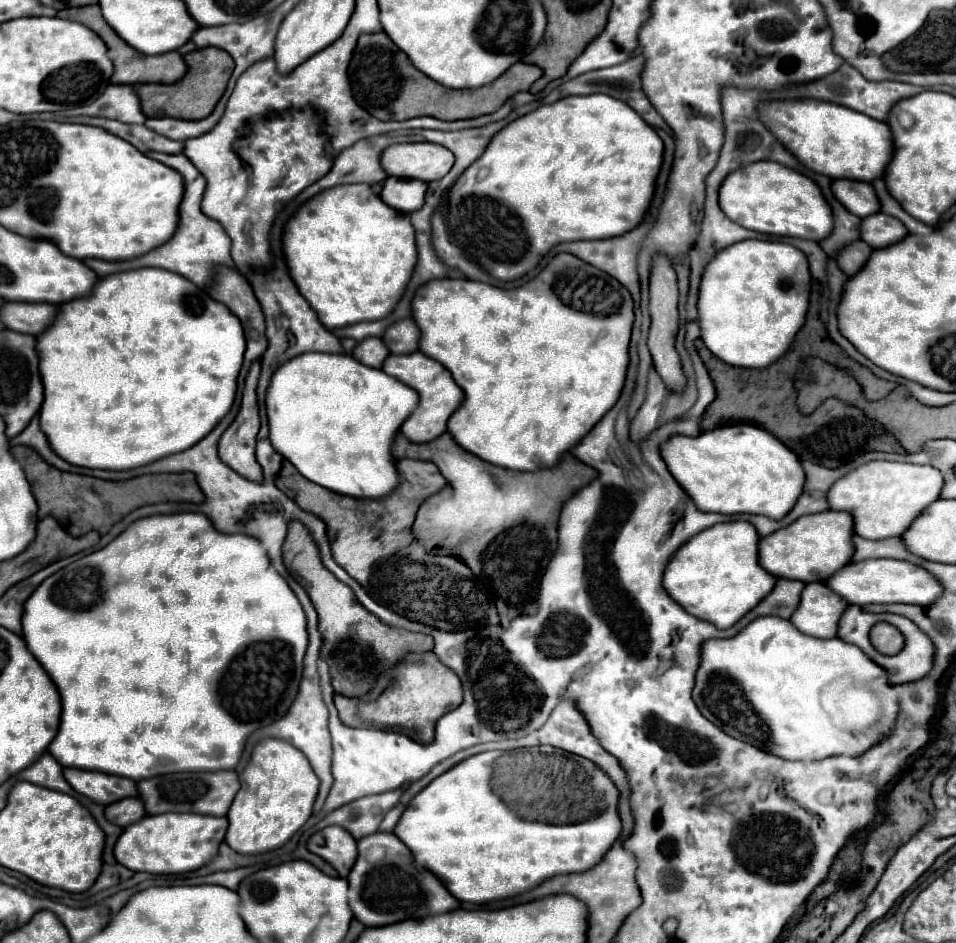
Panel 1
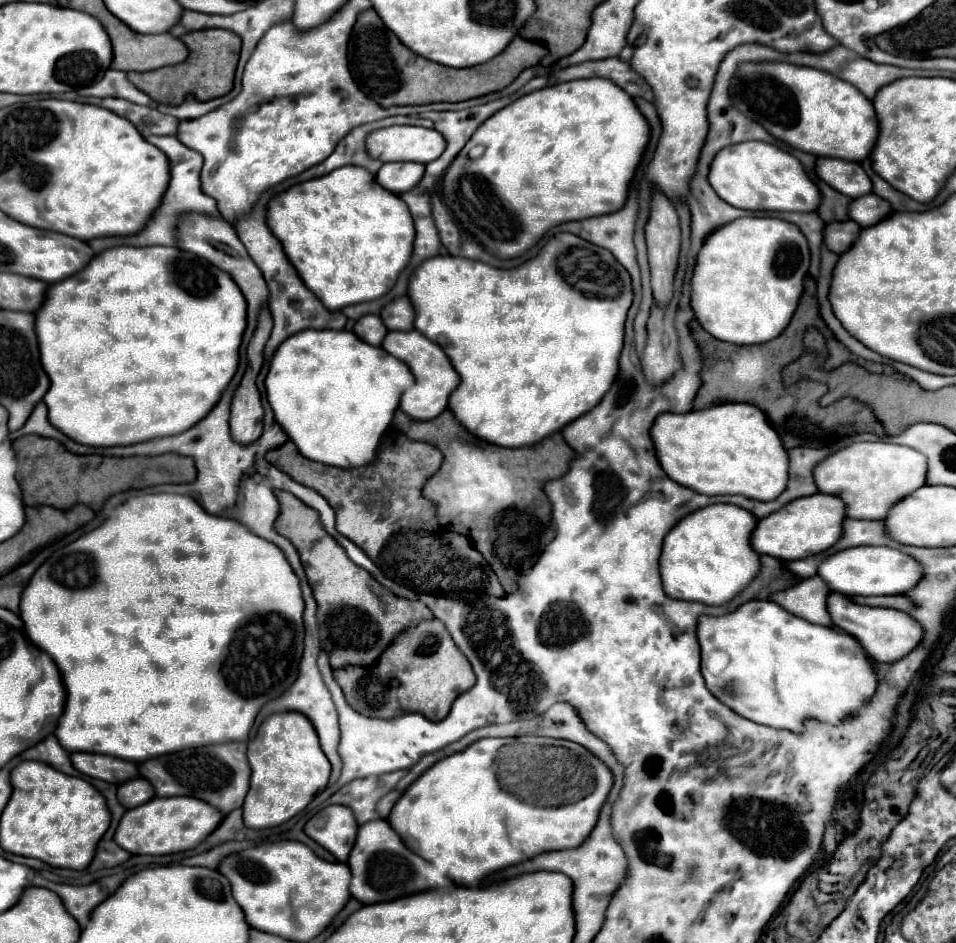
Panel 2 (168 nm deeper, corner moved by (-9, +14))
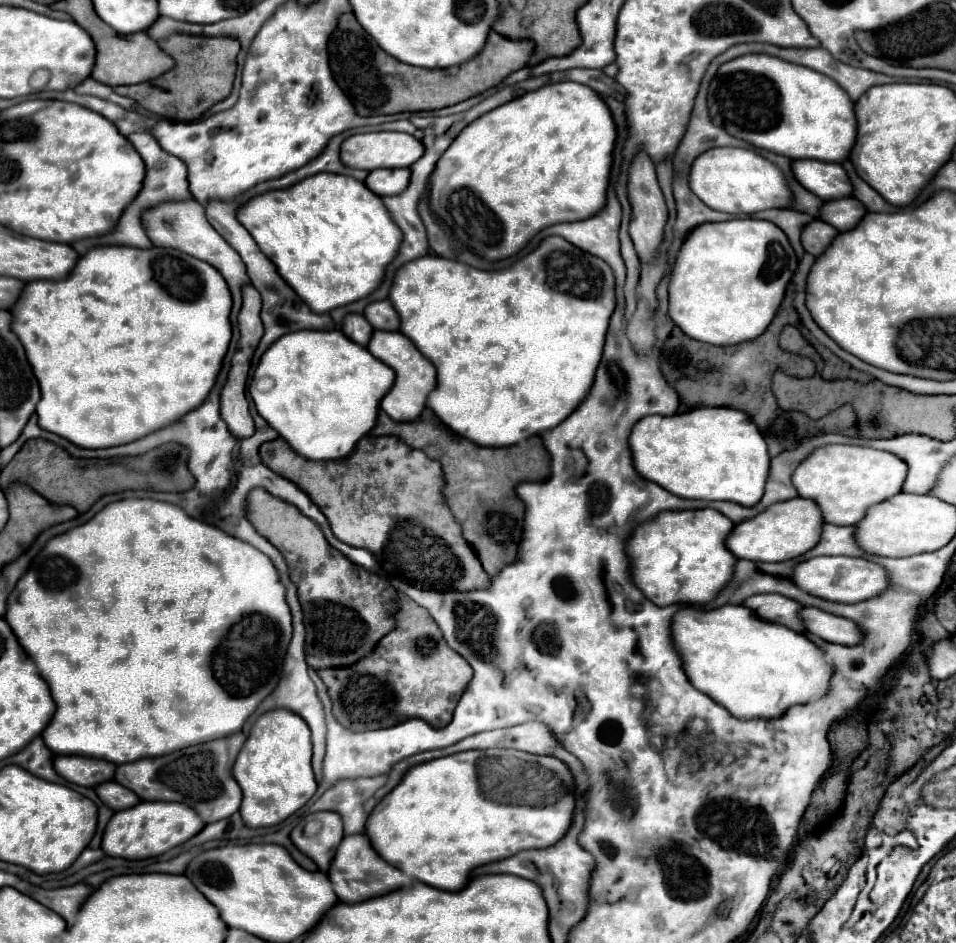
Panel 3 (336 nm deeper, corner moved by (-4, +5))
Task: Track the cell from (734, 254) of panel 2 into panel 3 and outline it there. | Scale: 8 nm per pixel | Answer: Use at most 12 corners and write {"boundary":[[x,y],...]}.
{"boundary":[[770,221],[686,237],[670,317],[738,345],[776,317],[796,253]]}

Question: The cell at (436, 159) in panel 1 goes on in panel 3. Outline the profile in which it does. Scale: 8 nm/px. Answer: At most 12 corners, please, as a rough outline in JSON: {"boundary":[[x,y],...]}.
{"boundary":[[356,133],[340,159],[352,169],[412,167],[424,145],[406,133]]}

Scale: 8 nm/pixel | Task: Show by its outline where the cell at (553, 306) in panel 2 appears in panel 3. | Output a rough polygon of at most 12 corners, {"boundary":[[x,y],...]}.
{"boundary":[[562,237],[396,273],[428,407],[510,447],[586,399],[614,273]]}

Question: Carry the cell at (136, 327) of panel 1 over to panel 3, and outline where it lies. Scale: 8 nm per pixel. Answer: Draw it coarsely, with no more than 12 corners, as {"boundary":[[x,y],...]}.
{"boundary":[[98,247],[32,281],[40,427],[132,443],[208,397],[230,289]]}

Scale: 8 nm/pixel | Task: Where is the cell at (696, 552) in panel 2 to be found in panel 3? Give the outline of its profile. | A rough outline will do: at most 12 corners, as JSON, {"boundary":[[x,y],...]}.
{"boundary":[[666,511],[628,541],[658,607],[706,605],[732,581],[734,523]]}

